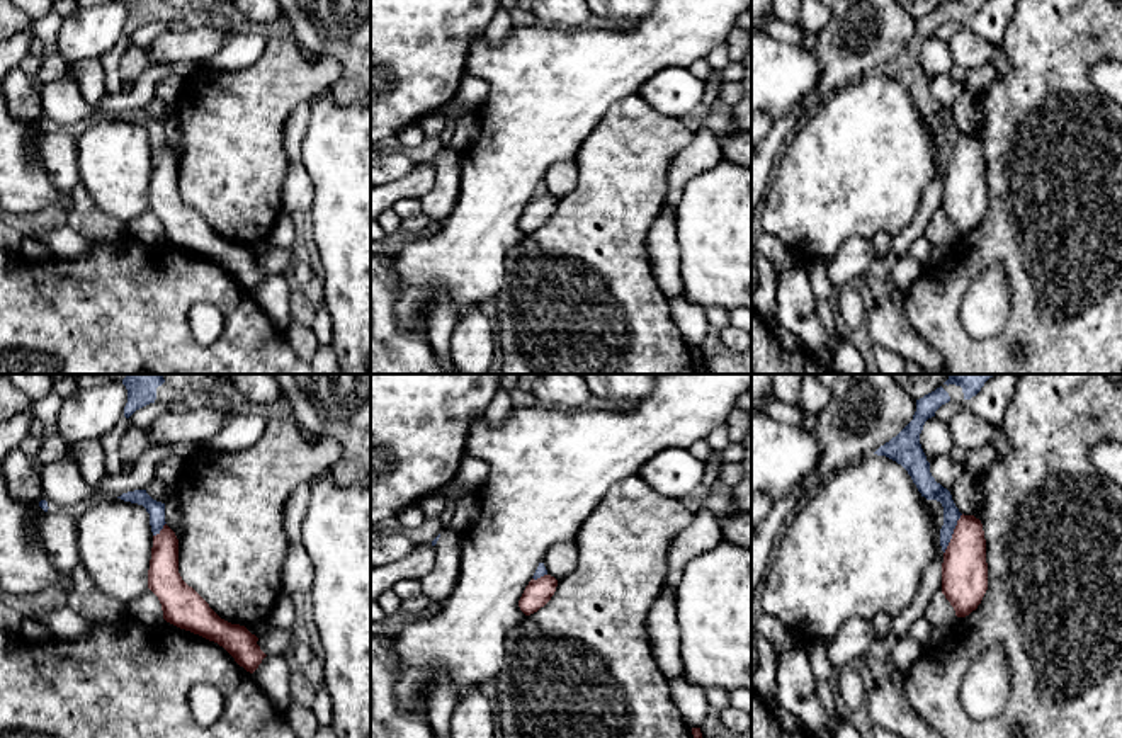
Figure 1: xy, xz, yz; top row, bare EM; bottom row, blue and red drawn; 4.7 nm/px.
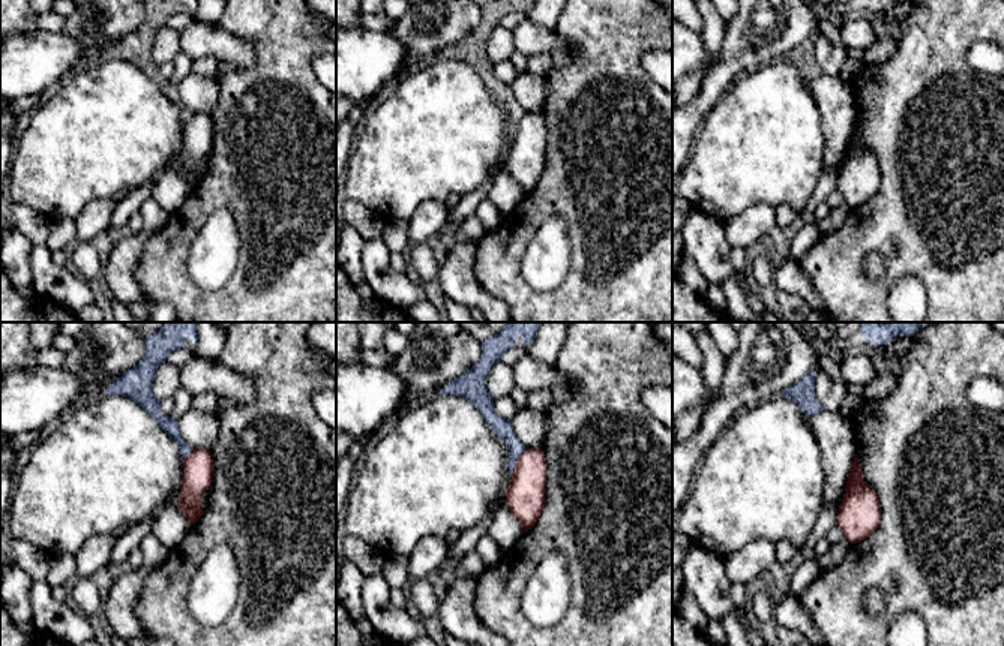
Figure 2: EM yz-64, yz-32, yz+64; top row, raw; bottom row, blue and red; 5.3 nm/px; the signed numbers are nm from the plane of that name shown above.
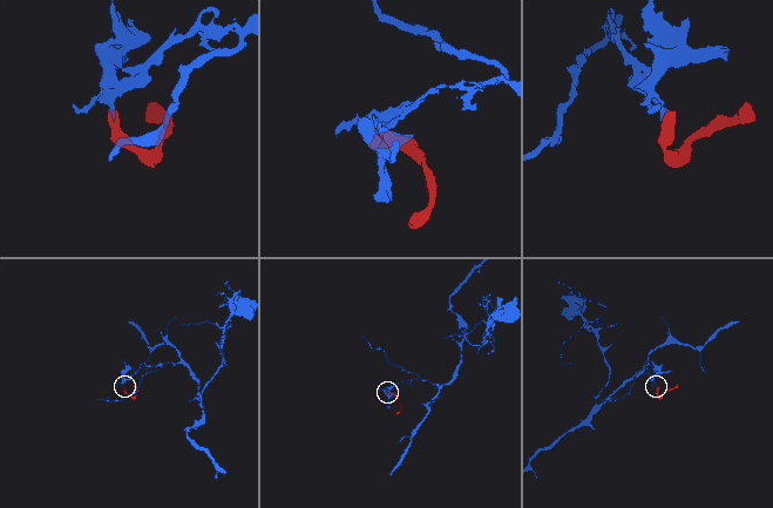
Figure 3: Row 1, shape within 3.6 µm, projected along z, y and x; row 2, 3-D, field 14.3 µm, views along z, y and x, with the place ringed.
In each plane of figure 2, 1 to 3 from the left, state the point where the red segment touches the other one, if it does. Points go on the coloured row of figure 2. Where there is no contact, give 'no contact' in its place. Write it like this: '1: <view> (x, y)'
1: yz-64 (189, 453)
2: yz-32 (517, 460)
3: no contact

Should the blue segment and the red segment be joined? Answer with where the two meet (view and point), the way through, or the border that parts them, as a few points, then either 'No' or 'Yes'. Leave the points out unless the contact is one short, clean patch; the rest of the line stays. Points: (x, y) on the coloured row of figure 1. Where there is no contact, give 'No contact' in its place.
Touches blue at yz (952, 533). Path across: yz (929, 488), (949, 505), (952, 533), (964, 546), (964, 572). Yes

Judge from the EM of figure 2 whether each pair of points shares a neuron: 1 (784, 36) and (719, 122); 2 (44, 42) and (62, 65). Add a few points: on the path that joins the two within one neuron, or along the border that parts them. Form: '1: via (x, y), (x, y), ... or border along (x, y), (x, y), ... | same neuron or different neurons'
1: border along (781, 57), (742, 74), (730, 87) | different neurons
2: via (45, 48), (56, 59) | same neuron

